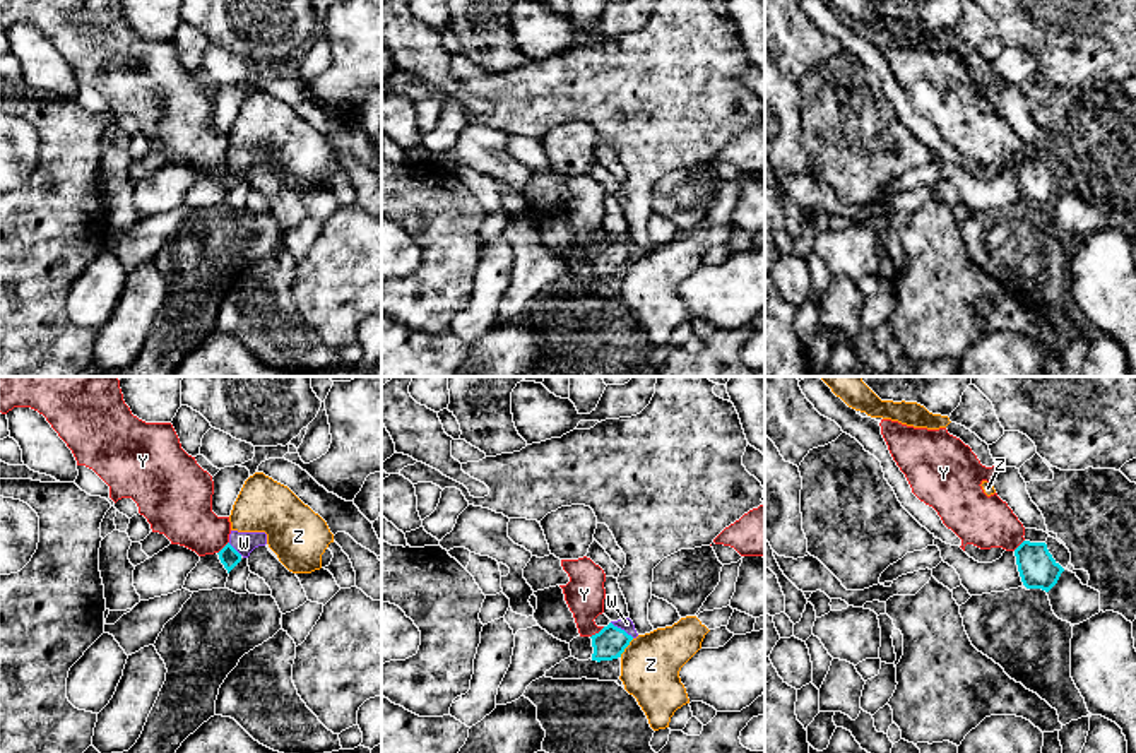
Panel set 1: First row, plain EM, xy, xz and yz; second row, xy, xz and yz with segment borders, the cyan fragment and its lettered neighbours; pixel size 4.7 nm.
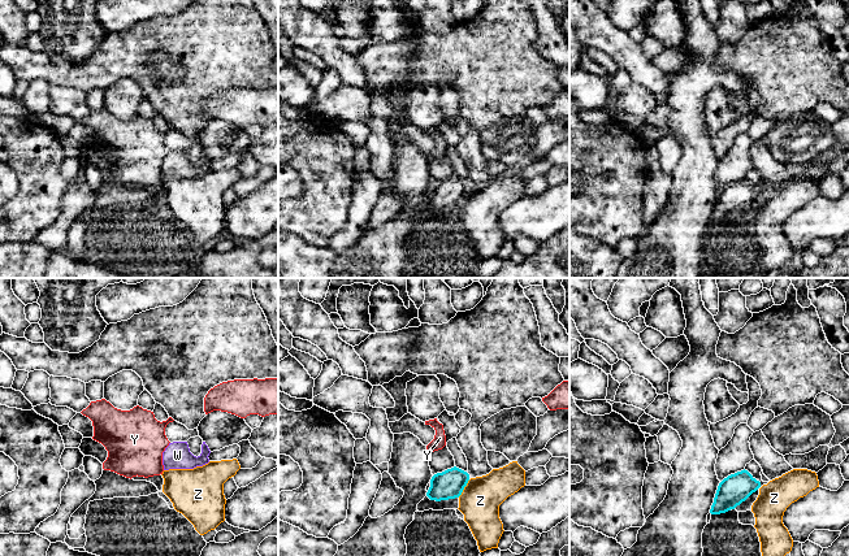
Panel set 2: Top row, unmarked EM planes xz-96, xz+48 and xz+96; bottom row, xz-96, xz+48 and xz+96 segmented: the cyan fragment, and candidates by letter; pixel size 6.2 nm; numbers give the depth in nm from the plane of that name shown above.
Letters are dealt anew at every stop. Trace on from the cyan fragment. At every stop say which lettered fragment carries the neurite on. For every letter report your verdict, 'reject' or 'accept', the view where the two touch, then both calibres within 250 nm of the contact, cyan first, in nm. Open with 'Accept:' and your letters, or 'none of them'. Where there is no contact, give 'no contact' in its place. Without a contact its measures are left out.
Accept: W
W: accept | xz | 150/60 nm
Y: reject | xz | 150/190 nm
Z: reject | xz | 150/280 nm

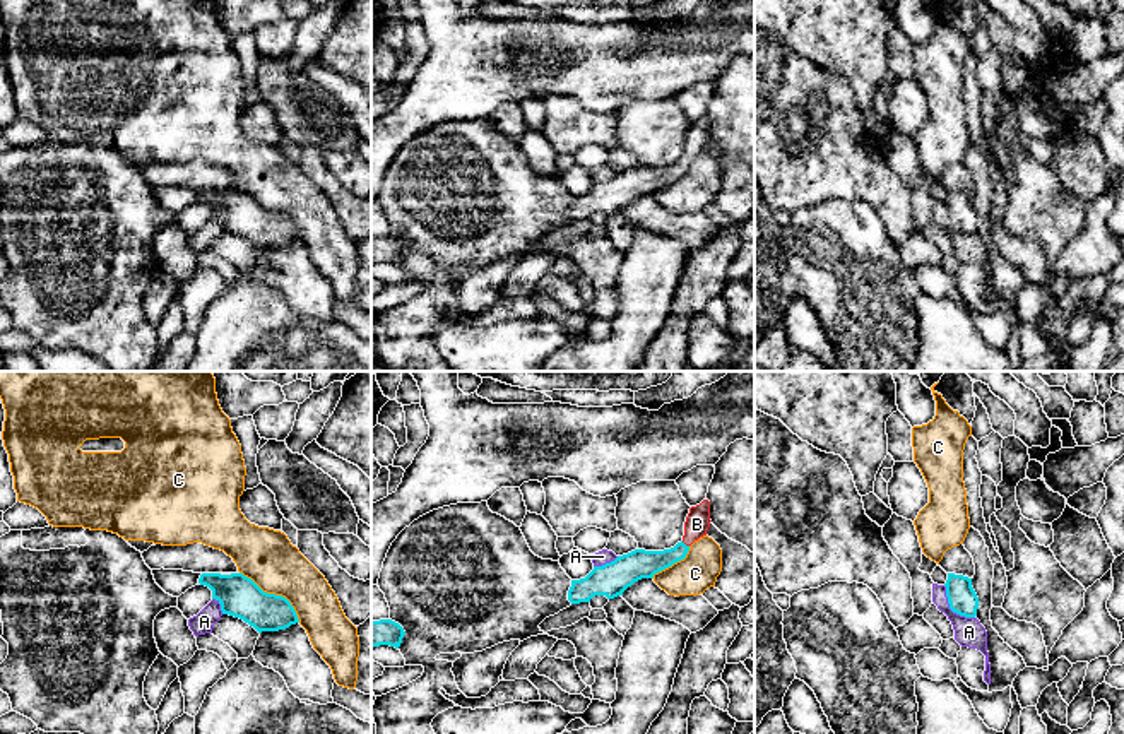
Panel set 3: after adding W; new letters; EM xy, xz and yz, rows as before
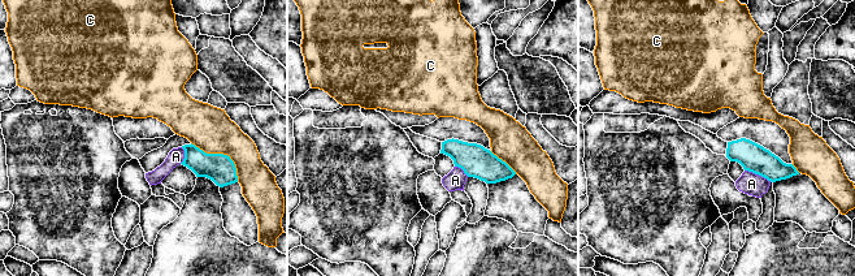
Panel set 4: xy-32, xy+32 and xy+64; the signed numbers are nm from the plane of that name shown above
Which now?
Accept: B
A: reject | yz | 140/140 nm
B: accept | xz | 140/120 nm
C: reject | xy | 190/260 nm

